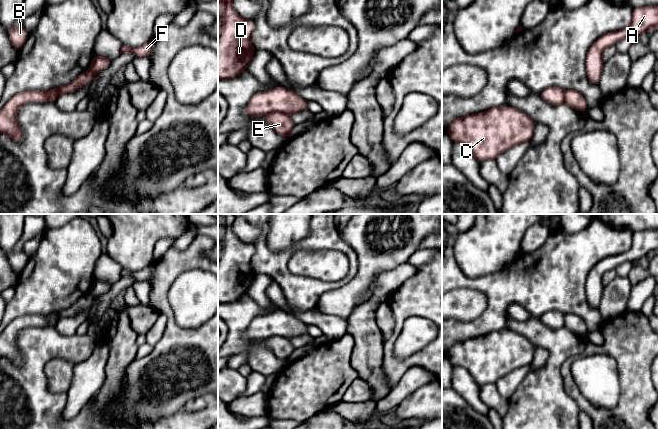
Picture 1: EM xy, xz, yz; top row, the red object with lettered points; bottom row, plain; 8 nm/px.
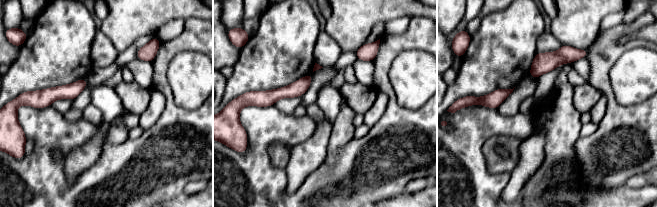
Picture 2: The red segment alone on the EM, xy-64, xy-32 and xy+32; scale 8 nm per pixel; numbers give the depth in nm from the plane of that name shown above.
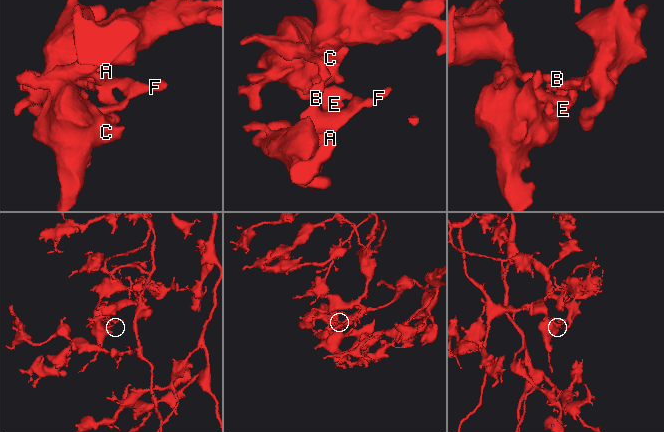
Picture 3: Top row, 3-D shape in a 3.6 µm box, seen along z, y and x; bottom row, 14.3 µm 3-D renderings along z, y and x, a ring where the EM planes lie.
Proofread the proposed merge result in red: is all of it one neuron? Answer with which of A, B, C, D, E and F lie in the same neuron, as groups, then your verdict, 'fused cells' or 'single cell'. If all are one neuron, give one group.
A B E F / C D; fused cells

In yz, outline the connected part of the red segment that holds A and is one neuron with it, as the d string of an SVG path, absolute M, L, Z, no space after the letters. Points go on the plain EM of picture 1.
M658 229L636 231L632 233L632 246L624 253L611 255L600 260L589 272L586 279L586 299L591 308L598 308L601 302L604 285L603 274L615 269L620 264L636 262L644 256L658 252Z

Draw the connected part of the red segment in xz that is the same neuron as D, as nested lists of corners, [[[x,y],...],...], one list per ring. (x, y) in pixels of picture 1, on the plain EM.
[[[218,214],[218,304],[238,301],[248,289],[255,277],[251,260],[255,246],[241,242],[232,231],[234,214]]]

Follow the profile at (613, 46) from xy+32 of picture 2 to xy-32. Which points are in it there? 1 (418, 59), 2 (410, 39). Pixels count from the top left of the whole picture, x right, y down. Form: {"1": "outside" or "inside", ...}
{"1": "outside", "2": "inside"}

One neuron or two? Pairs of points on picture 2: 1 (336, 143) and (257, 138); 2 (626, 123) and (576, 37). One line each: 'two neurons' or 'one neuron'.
1: two neurons
2: two neurons

